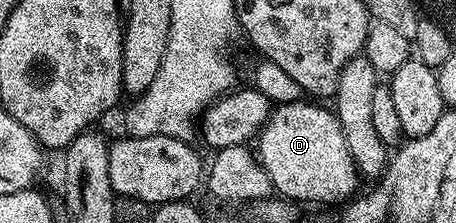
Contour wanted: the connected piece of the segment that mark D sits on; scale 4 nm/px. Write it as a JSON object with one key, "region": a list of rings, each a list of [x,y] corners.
{"region":[[[307,99],[290,101],[288,105],[275,105],[271,117],[257,134],[257,156],[269,175],[272,190],[288,197],[283,198],[288,202],[343,203],[361,184],[359,172],[355,170],[353,163],[353,155],[349,155],[349,147],[341,131],[341,123],[330,108],[322,109],[319,105],[322,104],[312,103]]]}

